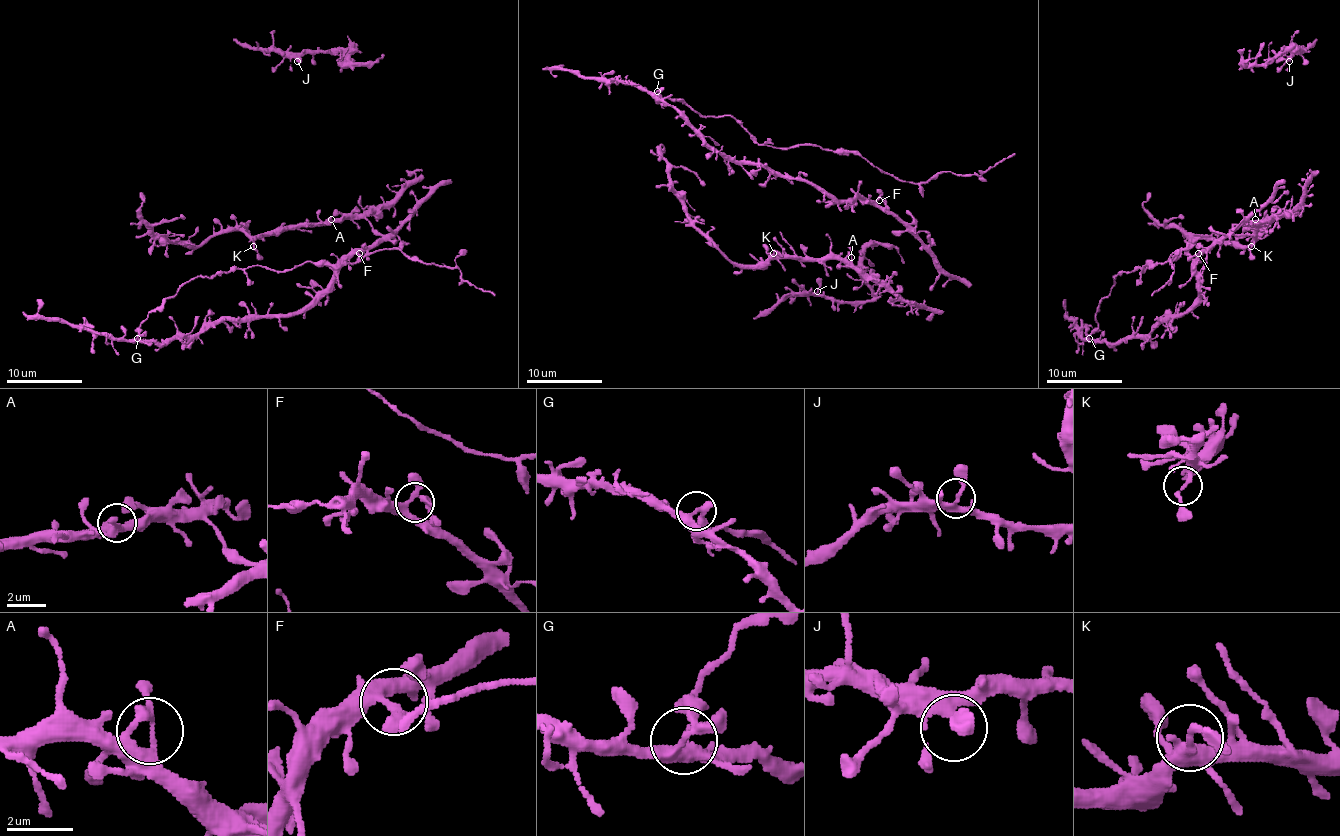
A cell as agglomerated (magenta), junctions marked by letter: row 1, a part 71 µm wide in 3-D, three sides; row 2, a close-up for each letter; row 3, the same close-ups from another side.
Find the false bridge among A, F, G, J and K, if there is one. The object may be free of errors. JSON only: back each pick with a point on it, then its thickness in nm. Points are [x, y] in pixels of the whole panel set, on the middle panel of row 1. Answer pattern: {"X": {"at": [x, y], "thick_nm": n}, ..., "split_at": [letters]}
{"G": {"at": [657, 91], "thick_nm": 280}, "split_at": ["G"]}

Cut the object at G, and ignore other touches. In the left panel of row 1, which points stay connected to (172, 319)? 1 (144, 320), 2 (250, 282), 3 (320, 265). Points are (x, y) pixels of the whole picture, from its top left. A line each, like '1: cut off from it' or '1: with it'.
1: cut off from it
2: cut off from it
3: cut off from it

